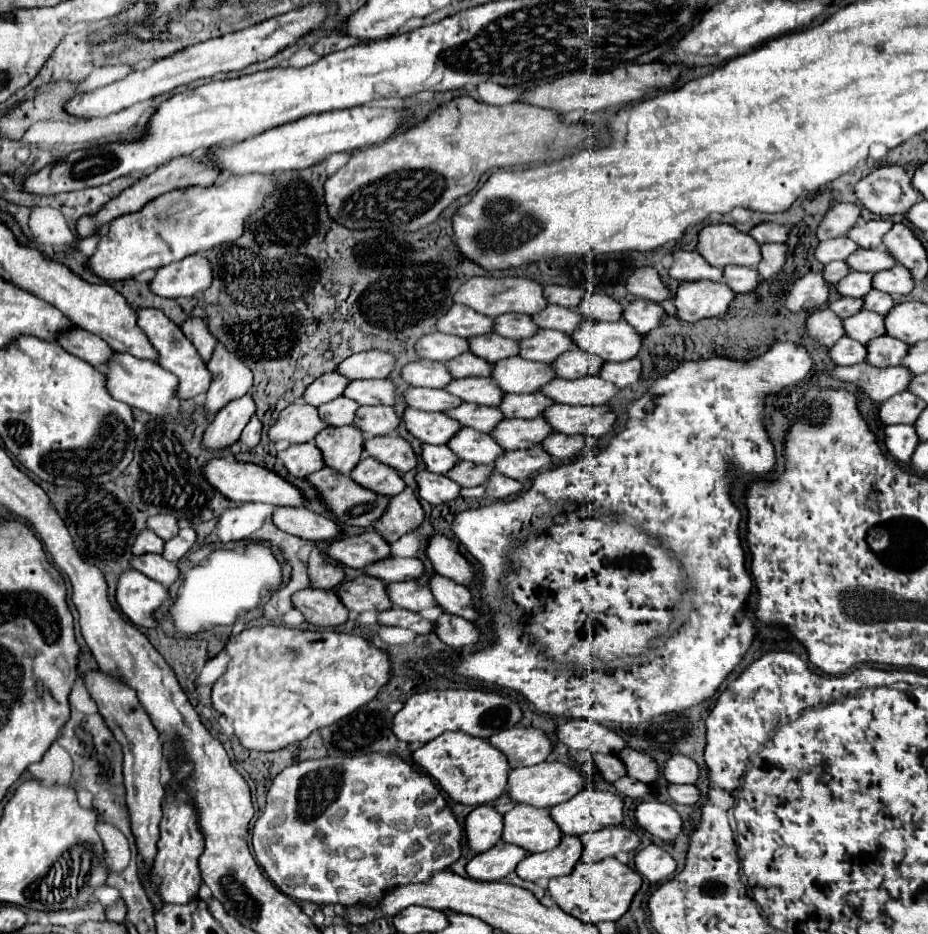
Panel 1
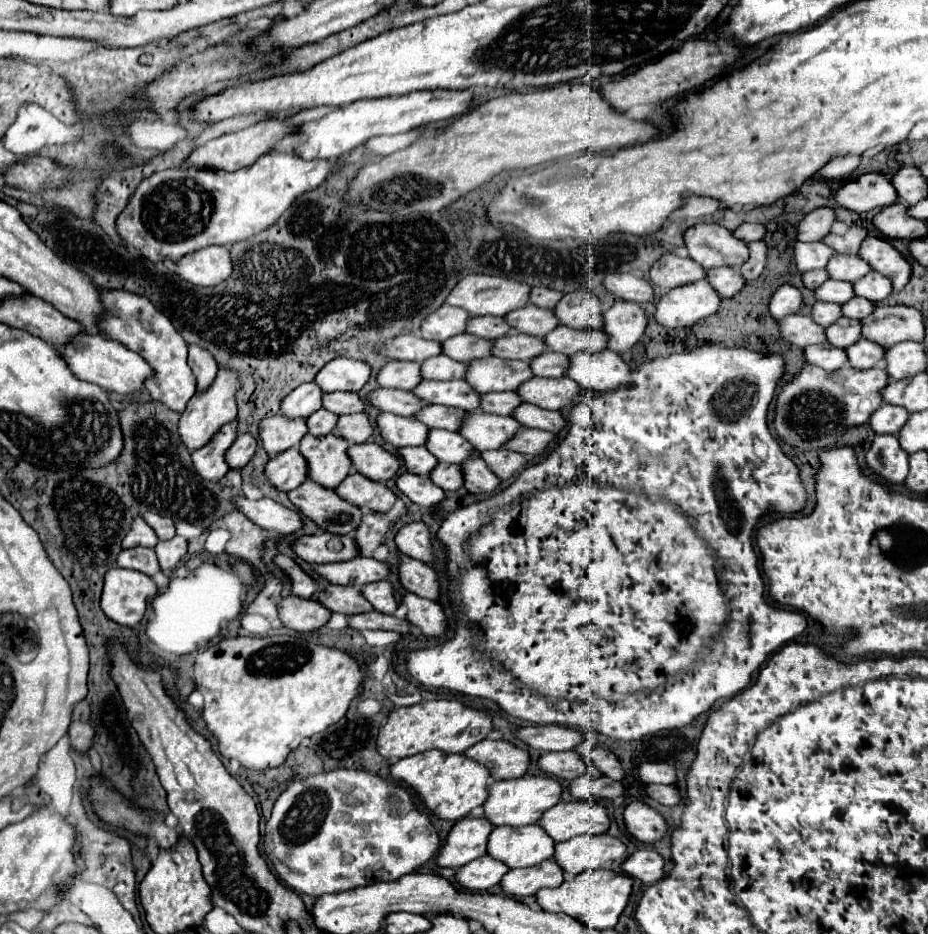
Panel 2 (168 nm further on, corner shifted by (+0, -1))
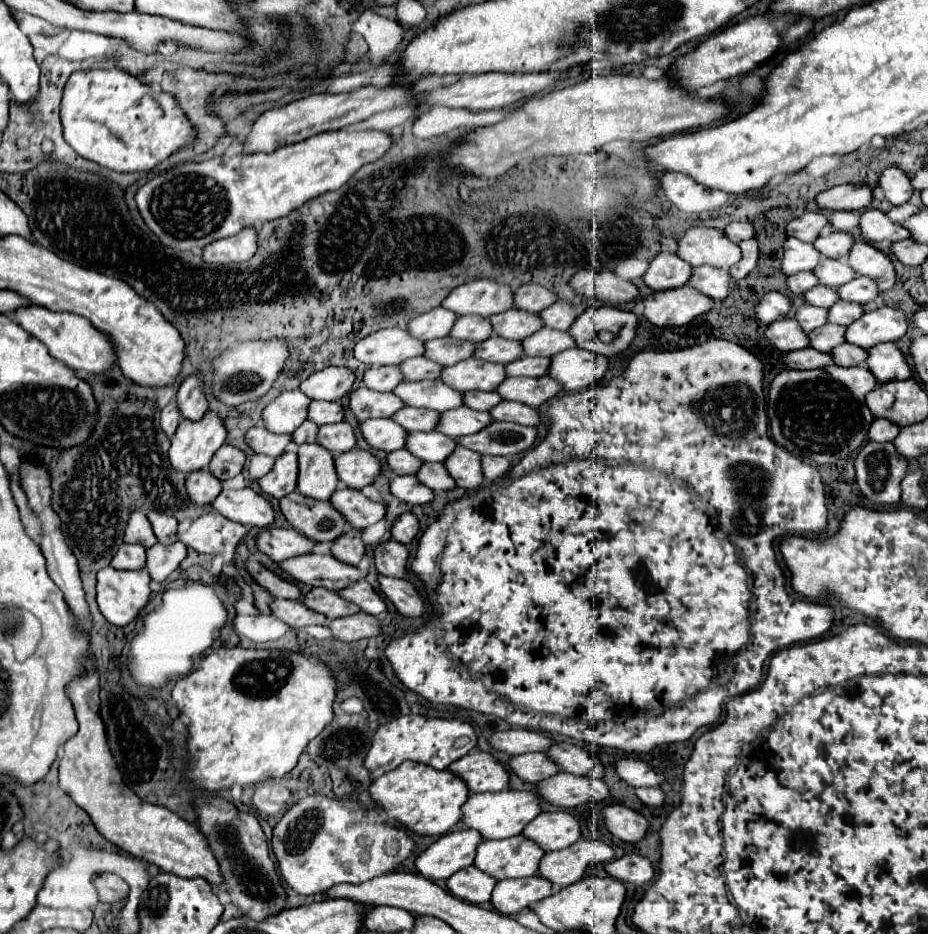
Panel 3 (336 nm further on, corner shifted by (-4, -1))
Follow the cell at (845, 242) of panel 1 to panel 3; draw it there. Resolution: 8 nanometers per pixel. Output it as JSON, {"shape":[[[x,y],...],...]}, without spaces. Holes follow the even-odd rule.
{"shape":[[[788,237],[784,243],[784,261],[782,261],[782,271],[786,275],[794,275],[800,271],[814,271],[814,267],[820,263],[822,255],[812,247],[812,243],[802,243],[800,239]]]}

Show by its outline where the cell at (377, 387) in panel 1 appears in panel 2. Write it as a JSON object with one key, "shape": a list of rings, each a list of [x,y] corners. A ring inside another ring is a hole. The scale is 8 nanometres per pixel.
{"shape":[[[328,393],[322,397],[322,409],[336,413],[336,415],[348,415],[348,413],[358,413],[366,407],[366,403],[356,395],[356,393]]]}

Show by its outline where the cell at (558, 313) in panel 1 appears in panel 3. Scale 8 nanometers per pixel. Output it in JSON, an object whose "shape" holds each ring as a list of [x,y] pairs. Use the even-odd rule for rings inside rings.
{"shape":[[[516,307],[492,315],[490,323],[494,327],[494,333],[504,337],[504,339],[518,339],[522,341],[526,335],[534,335],[536,331],[540,331],[544,327],[544,323],[540,323],[538,315],[532,315],[530,311],[520,311]]]}

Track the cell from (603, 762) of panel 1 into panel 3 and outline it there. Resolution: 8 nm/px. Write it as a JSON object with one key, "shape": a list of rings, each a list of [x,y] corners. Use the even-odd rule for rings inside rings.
{"shape":[[[524,753],[524,755],[516,755],[510,759],[510,769],[514,769],[514,773],[530,783],[540,783],[556,773],[560,773],[560,769],[556,767],[556,763],[552,763],[552,759],[548,759],[548,755],[544,753]]]}

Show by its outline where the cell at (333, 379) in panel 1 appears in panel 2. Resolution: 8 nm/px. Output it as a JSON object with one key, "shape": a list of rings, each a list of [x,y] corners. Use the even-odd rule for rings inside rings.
{"shape":[[[304,383],[282,399],[280,413],[286,419],[308,419],[316,409],[320,409],[320,399],[322,391],[316,387],[316,383]]]}

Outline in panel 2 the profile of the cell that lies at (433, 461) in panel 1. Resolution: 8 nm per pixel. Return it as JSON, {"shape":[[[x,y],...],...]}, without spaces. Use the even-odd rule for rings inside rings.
{"shape":[[[402,447],[398,449],[406,469],[410,473],[416,473],[416,475],[428,475],[432,471],[432,467],[436,467],[436,457],[426,451],[426,447]]]}

